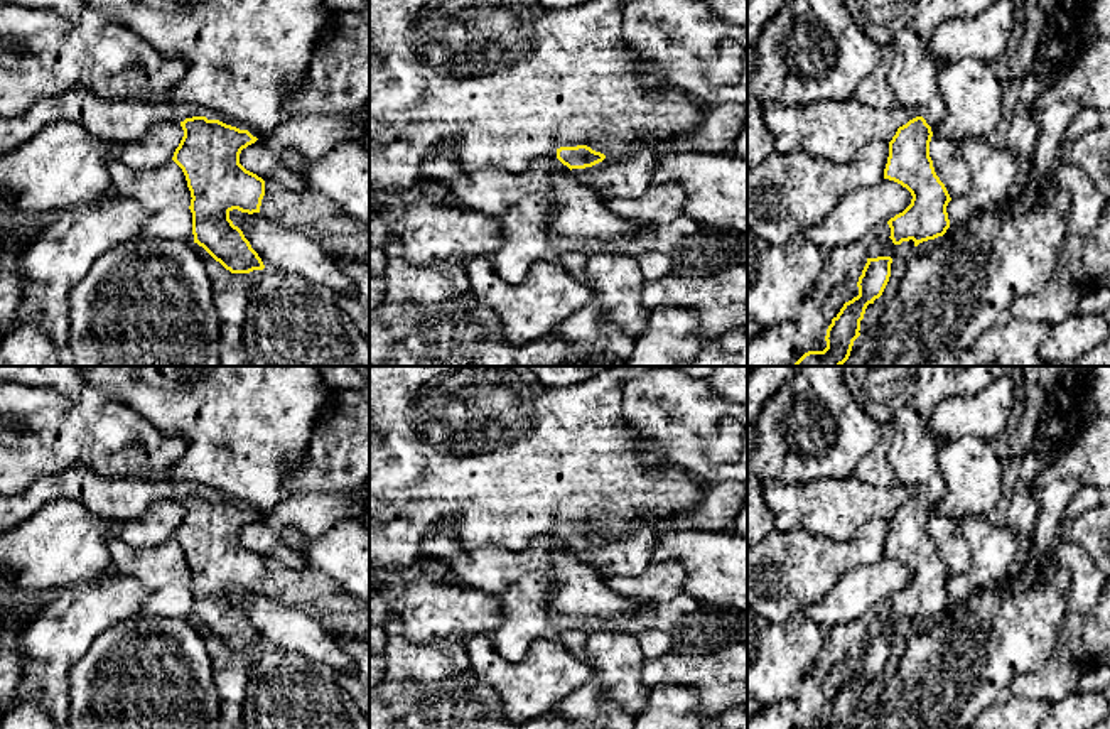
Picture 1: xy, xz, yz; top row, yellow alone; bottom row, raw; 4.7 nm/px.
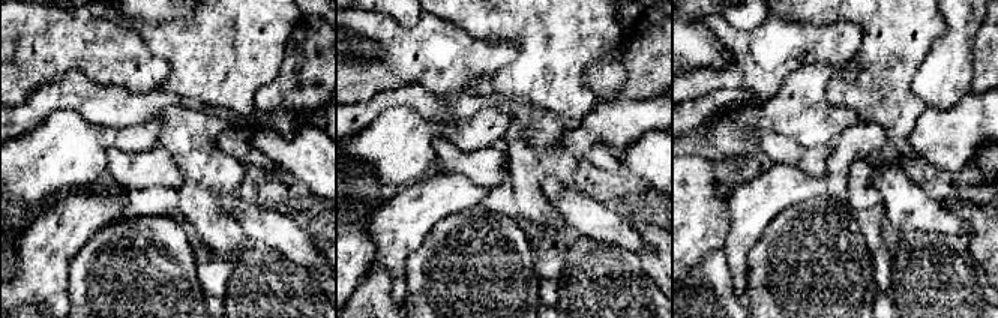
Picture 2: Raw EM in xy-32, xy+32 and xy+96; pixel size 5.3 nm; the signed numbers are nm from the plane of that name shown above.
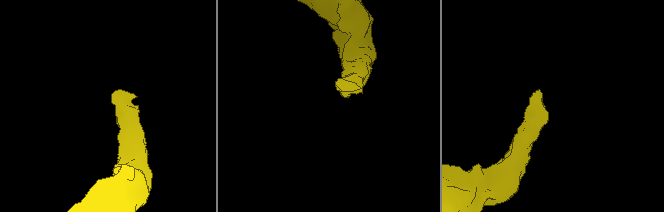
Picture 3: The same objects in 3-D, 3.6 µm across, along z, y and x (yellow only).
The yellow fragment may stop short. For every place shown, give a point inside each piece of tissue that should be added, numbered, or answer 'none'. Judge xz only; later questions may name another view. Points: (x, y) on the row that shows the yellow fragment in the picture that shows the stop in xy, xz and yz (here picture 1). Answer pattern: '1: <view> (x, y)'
1: xz (628, 178)

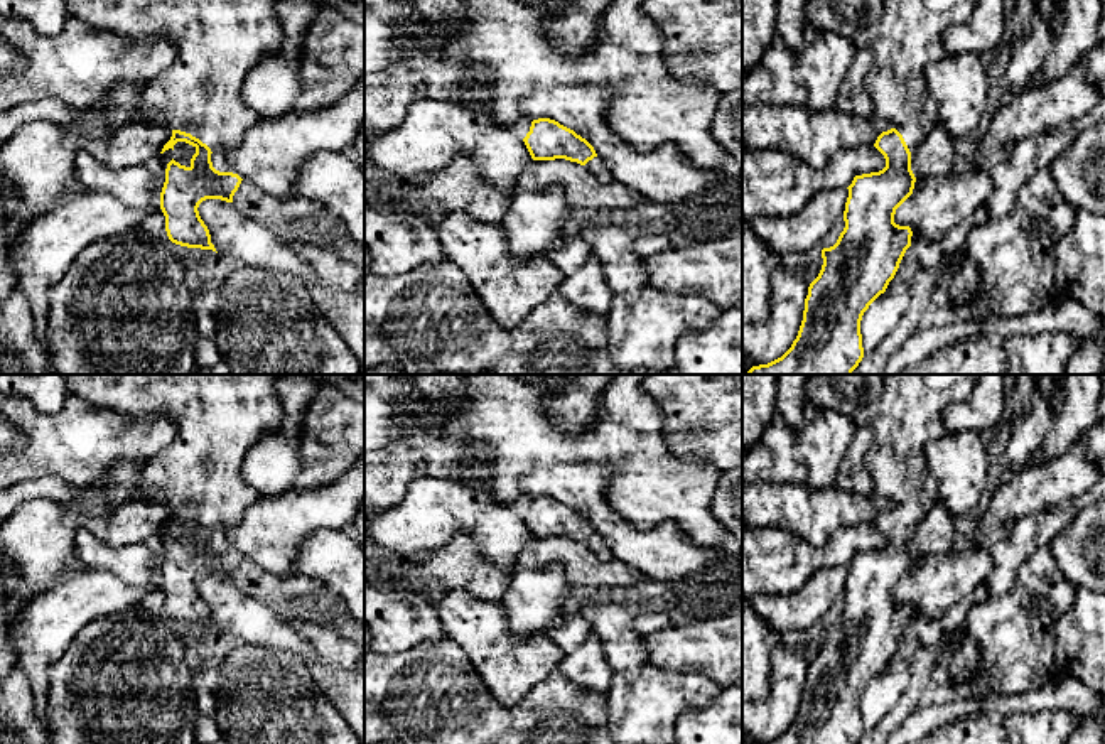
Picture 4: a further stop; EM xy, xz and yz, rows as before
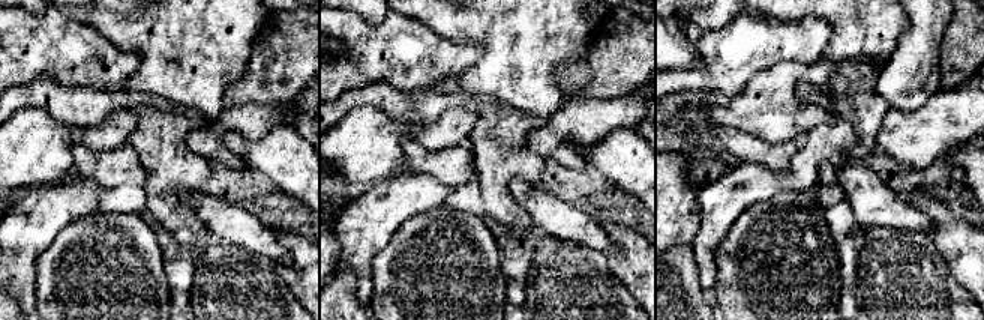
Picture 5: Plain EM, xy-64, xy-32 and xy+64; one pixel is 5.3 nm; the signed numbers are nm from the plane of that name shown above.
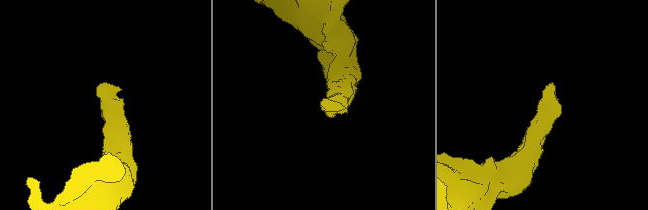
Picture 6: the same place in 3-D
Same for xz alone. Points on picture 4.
1: xz (596, 166)

